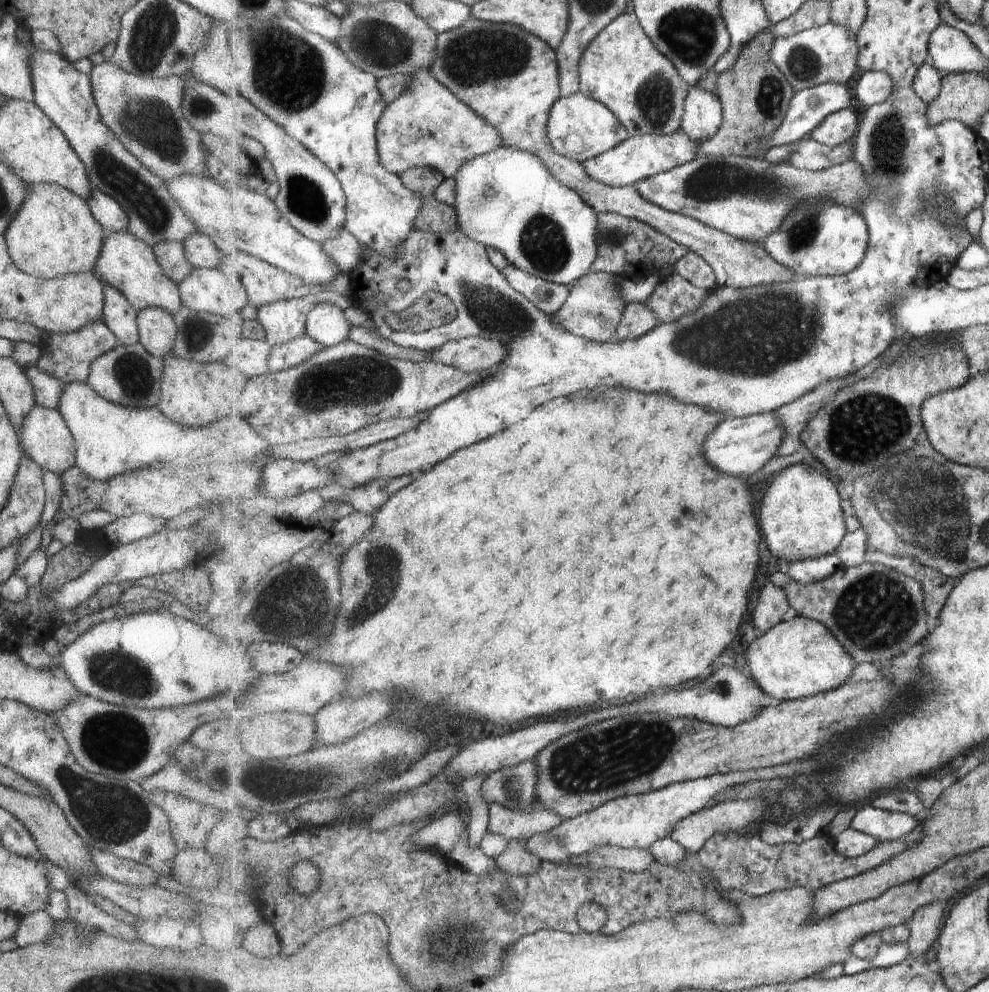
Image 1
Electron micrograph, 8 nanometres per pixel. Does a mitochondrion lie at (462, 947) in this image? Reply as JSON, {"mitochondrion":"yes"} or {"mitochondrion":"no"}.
{"mitochondrion":"yes"}

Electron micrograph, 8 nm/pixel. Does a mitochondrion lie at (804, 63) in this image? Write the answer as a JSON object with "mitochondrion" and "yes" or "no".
{"mitochondrion":"yes"}

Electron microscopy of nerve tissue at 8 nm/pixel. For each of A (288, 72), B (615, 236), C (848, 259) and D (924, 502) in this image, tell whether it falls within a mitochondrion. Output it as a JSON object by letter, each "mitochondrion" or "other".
{"A":"mitochondrion","B":"mitochondrion","C":"other","D":"mitochondrion"}

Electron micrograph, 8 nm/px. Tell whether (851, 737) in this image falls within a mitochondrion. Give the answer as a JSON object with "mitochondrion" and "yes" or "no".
{"mitochondrion":"no"}

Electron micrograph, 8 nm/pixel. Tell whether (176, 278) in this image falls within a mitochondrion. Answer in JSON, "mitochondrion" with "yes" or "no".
{"mitochondrion":"no"}

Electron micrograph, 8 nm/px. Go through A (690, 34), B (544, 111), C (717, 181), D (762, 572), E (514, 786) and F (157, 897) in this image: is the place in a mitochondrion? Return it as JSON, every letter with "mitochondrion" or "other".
{"A":"mitochondrion","B":"other","C":"mitochondrion","D":"other","E":"mitochondrion","F":"other"}

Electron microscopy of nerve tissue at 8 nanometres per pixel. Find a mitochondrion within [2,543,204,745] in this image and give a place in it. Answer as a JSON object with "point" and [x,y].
{"point":[116,673]}

